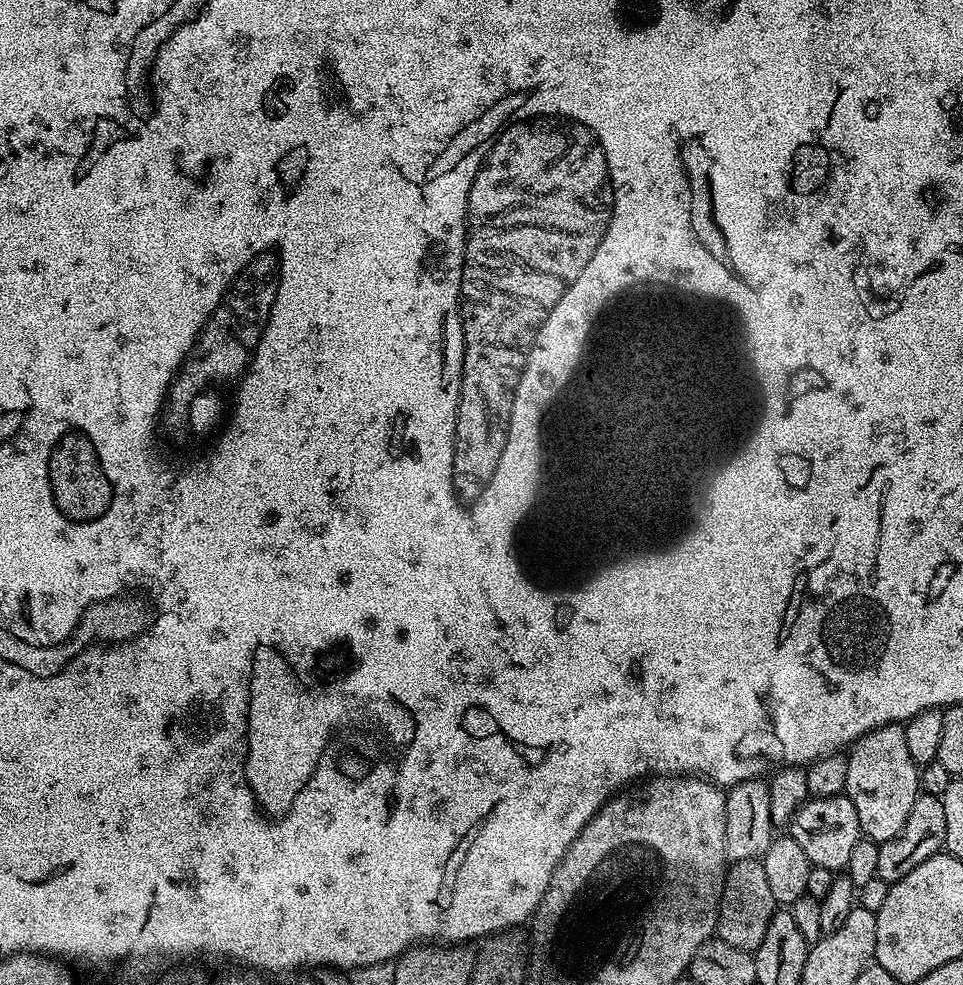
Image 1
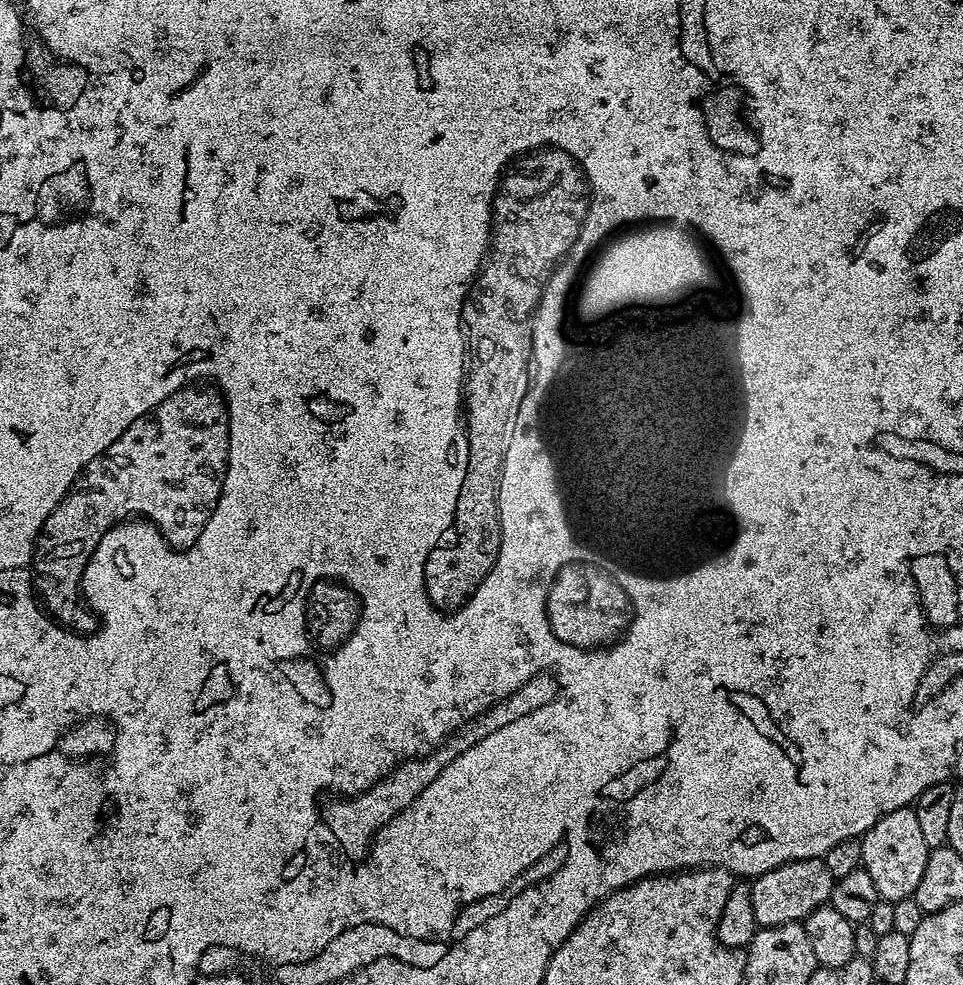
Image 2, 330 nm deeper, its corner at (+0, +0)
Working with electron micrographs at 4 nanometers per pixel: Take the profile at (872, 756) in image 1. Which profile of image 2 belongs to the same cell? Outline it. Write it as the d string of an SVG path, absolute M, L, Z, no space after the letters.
M906 807L886 814L859 837L858 843L862 846L861 865L866 874L870 874L874 890L878 890L882 900L895 902L915 897L918 882L922 882L922 874L926 872L930 851L926 846L926 838L922 838L916 811Z

